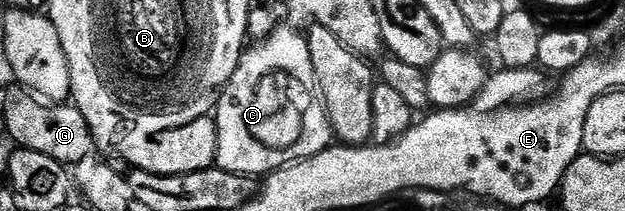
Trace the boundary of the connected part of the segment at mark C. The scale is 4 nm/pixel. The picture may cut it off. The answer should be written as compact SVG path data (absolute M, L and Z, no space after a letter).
M278 26L265 40L256 41L252 45L254 48L246 47L241 53L238 62L241 72L235 70L237 76L231 74L221 90L215 109L219 134L216 167L240 176L261 178L279 168L287 168L298 160L311 158L334 143L333 123L317 90L309 42L302 33L300 36L297 32L300 31L293 26Z

